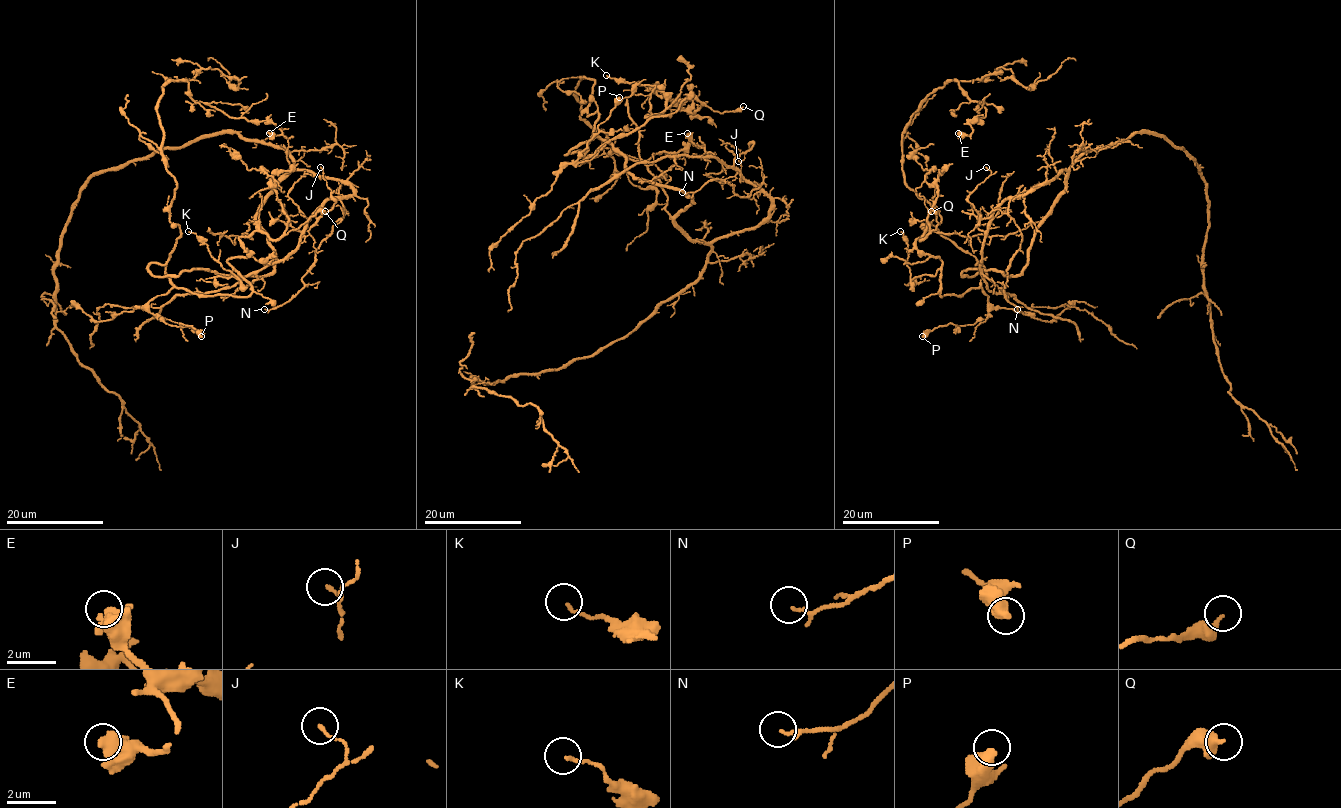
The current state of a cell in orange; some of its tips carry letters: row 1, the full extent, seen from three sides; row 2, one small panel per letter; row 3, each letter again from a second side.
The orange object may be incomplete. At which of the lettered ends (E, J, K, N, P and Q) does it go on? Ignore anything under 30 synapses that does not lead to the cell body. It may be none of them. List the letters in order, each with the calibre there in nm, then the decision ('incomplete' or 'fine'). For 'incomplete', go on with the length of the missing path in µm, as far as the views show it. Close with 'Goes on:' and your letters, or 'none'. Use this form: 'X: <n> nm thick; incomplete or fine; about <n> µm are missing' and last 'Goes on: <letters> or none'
E: 650 nm thick; fine
J: 130 nm thick; fine
K: 120 nm thick; fine
N: 80 nm thick; fine
P: 550 nm thick; fine
Q: 260 nm thick; fine
Goes on: none

